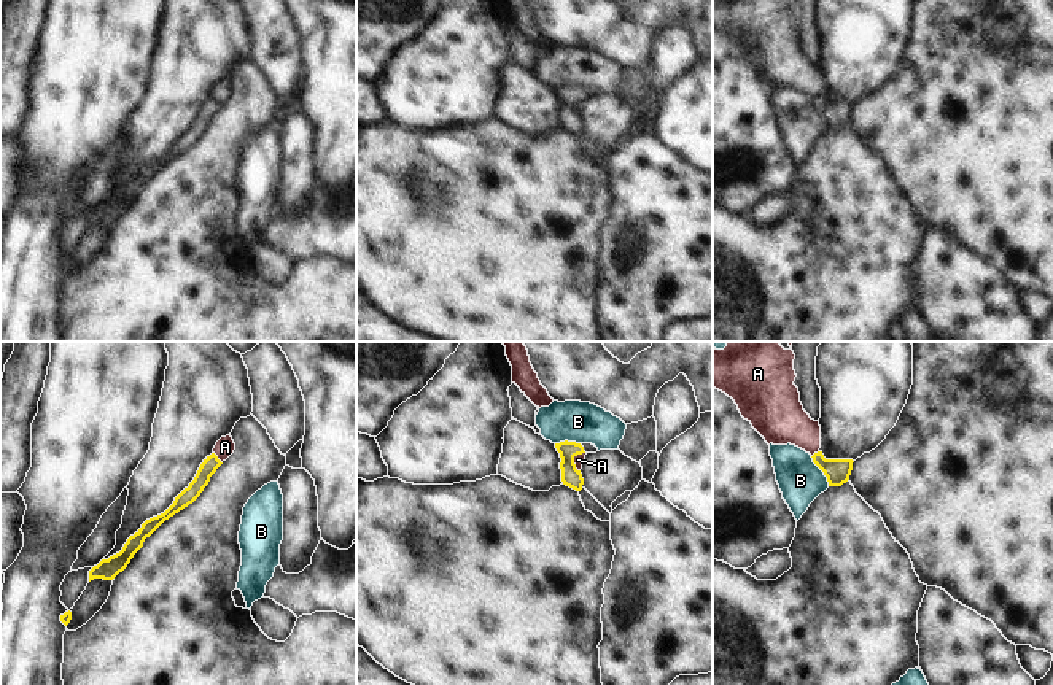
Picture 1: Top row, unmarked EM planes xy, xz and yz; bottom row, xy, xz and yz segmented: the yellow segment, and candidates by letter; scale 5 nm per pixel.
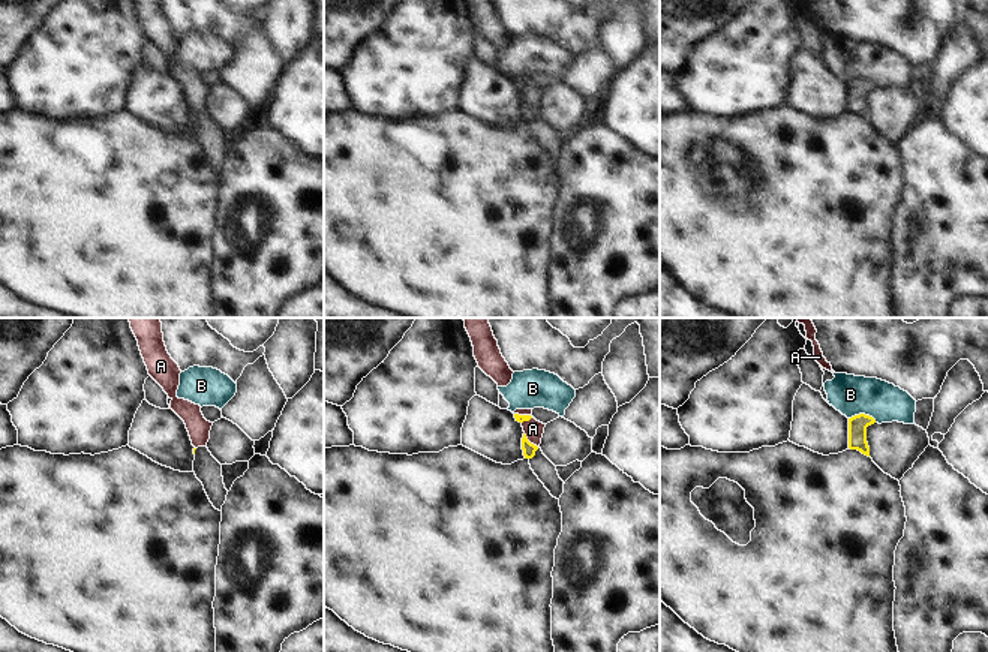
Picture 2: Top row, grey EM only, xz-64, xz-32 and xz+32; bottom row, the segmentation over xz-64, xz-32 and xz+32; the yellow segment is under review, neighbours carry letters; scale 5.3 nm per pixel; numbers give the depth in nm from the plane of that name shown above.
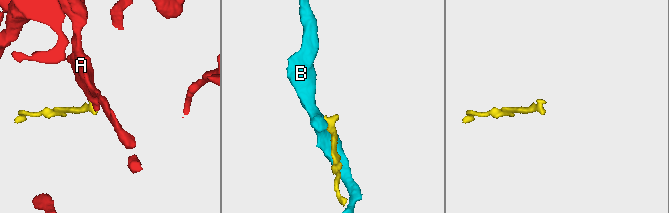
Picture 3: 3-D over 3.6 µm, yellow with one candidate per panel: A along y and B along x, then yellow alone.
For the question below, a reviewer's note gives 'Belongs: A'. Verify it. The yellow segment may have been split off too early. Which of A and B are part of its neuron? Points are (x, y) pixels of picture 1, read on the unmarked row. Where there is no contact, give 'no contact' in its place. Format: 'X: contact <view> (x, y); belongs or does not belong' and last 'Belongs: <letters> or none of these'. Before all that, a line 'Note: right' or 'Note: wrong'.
Note: wrong
A: contact xy (217, 102); does not belong
B: contact yz (821, 113); does not belong
Belongs: none of these

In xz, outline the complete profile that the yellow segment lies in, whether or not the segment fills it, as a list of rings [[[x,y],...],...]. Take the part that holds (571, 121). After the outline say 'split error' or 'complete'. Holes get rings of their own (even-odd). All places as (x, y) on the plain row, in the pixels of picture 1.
[[[568,84],[555,87],[555,92],[561,102],[560,113],[563,129],[581,135],[584,122],[581,114],[576,113],[574,102],[582,97],[596,97],[598,92],[592,87],[576,87]]]; split error

